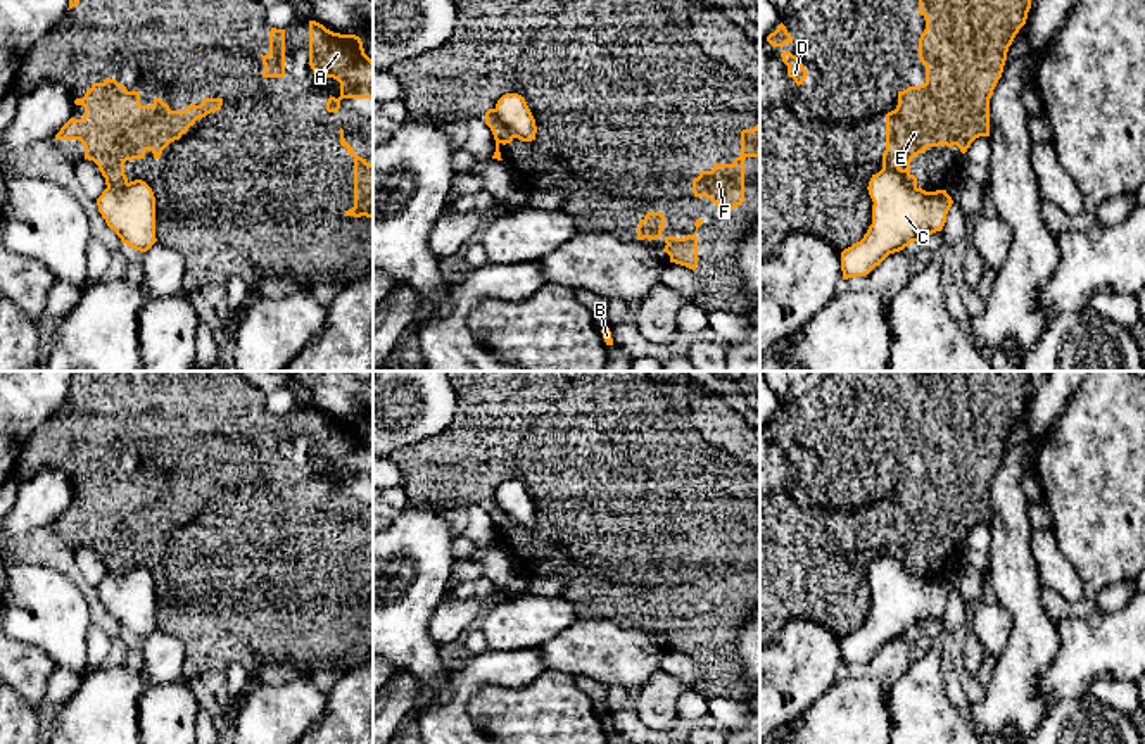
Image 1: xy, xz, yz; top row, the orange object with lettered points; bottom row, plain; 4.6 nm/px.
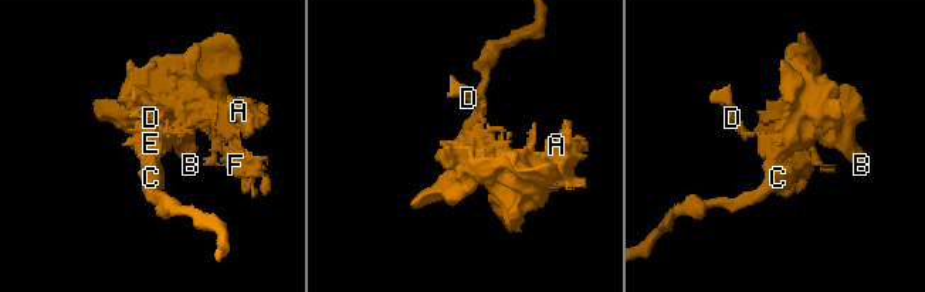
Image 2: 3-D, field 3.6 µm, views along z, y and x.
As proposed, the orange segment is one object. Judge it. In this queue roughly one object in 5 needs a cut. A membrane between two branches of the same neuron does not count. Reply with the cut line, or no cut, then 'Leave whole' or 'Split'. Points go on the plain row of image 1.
Split along yz (883, 554), (895, 556), (916, 573). Split

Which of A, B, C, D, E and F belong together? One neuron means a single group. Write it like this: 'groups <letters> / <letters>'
groups A B D E F / C

